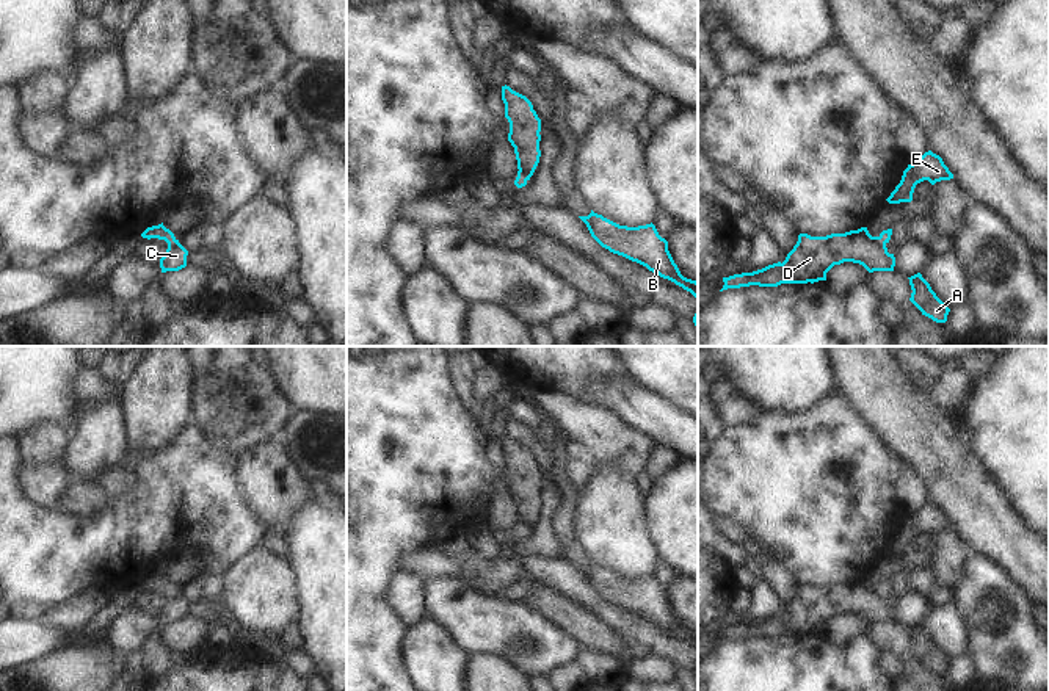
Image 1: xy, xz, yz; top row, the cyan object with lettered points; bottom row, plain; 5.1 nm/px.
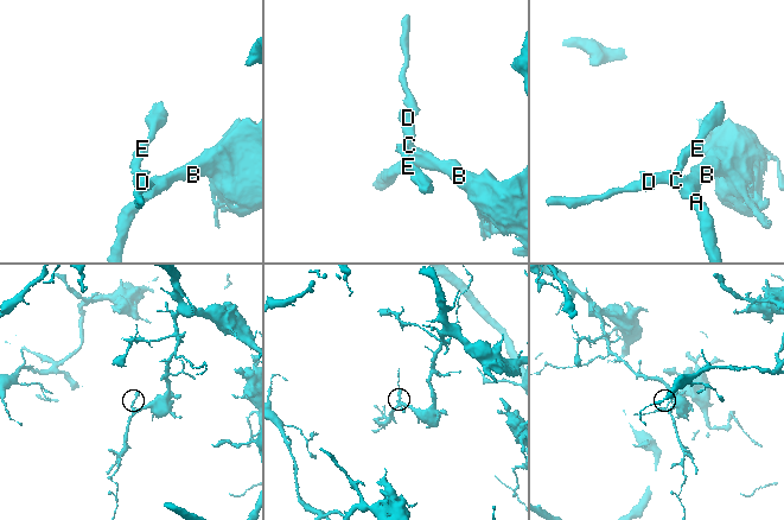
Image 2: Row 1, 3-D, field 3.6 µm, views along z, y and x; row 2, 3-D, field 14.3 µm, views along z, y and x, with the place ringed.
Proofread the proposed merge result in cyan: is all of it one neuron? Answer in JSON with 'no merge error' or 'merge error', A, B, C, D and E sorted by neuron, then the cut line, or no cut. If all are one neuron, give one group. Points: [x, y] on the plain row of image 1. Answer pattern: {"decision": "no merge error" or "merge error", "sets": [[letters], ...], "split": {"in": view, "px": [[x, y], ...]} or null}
{"decision": "merge error", "sets": [["A", "B", "C", "D"], ["E"]], "split": {"in": "xy", "px": [[174, 589], [168, 594]]}}

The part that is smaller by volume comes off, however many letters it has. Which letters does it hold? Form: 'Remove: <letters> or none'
Remove: E

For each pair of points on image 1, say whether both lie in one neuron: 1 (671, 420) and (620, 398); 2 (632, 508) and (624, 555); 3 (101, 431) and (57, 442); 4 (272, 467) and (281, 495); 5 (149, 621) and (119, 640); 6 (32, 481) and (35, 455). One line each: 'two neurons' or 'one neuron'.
1: one neuron
2: one neuron
3: two neurons
4: one neuron
5: one neuron
6: two neurons

